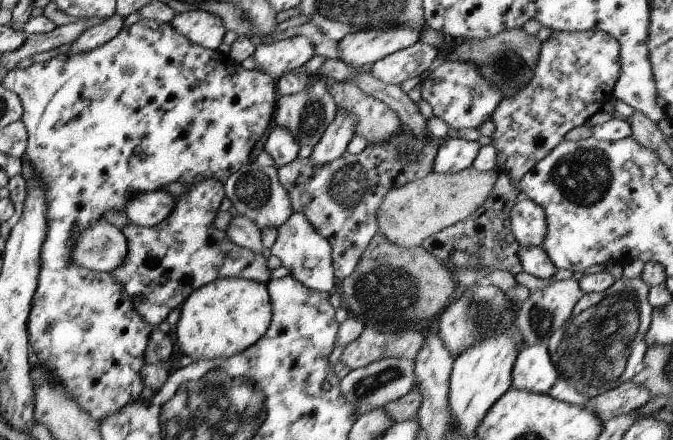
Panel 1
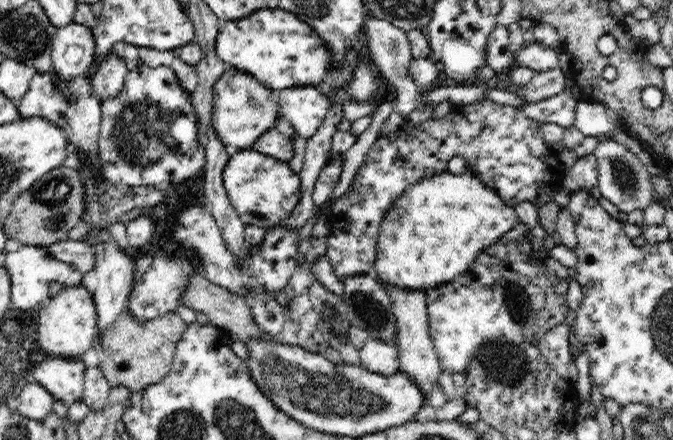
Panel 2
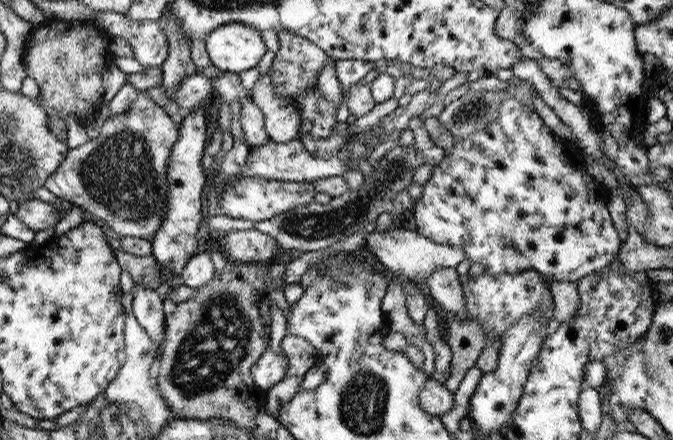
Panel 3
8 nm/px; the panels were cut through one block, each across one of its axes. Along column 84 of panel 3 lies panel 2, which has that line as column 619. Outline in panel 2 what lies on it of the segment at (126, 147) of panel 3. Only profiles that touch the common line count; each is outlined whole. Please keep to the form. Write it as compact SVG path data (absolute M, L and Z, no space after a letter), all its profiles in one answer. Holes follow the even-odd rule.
M614 140L599 142L593 151L598 161L598 188L601 196L610 200L618 208L622 217L625 217L633 210L643 210L654 200L656 187L648 172L647 165L639 159L639 156L632 152L627 146Z

